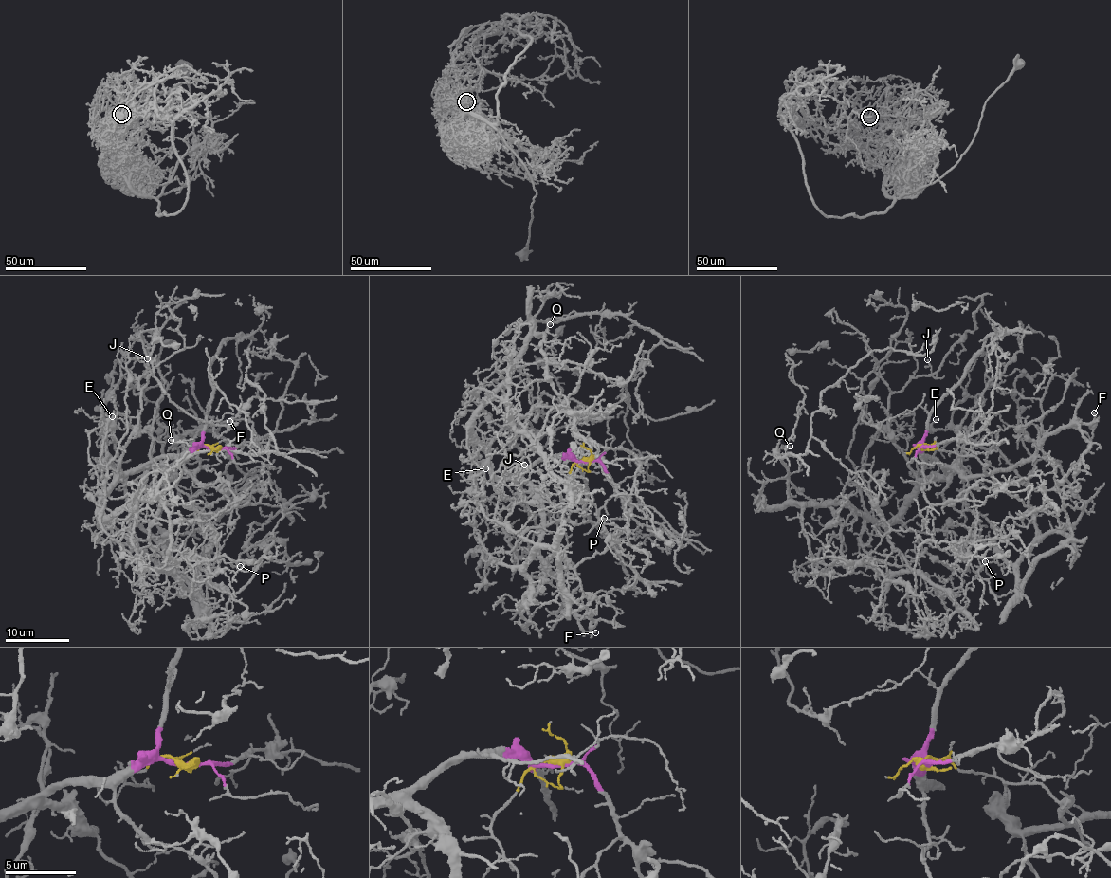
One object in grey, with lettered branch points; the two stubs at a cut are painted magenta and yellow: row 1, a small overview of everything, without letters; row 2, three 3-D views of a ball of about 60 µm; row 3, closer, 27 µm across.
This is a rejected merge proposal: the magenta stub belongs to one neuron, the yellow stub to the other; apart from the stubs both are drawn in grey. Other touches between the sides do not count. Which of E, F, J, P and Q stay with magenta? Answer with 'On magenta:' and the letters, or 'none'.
On magenta: F, J, P, Q

